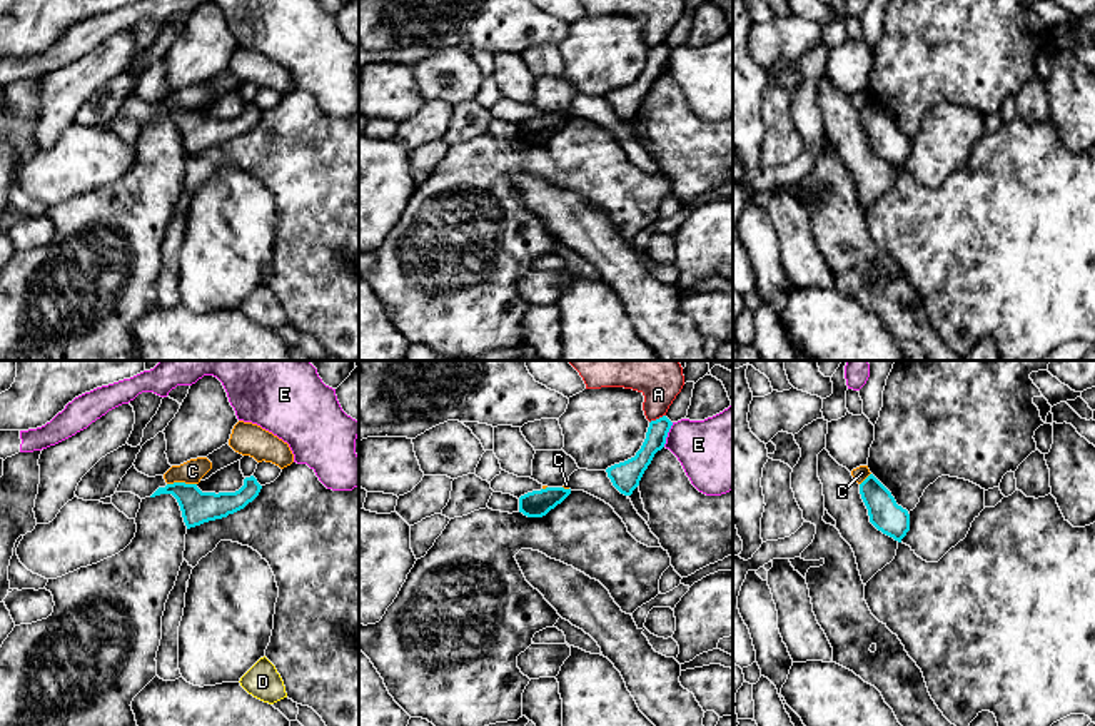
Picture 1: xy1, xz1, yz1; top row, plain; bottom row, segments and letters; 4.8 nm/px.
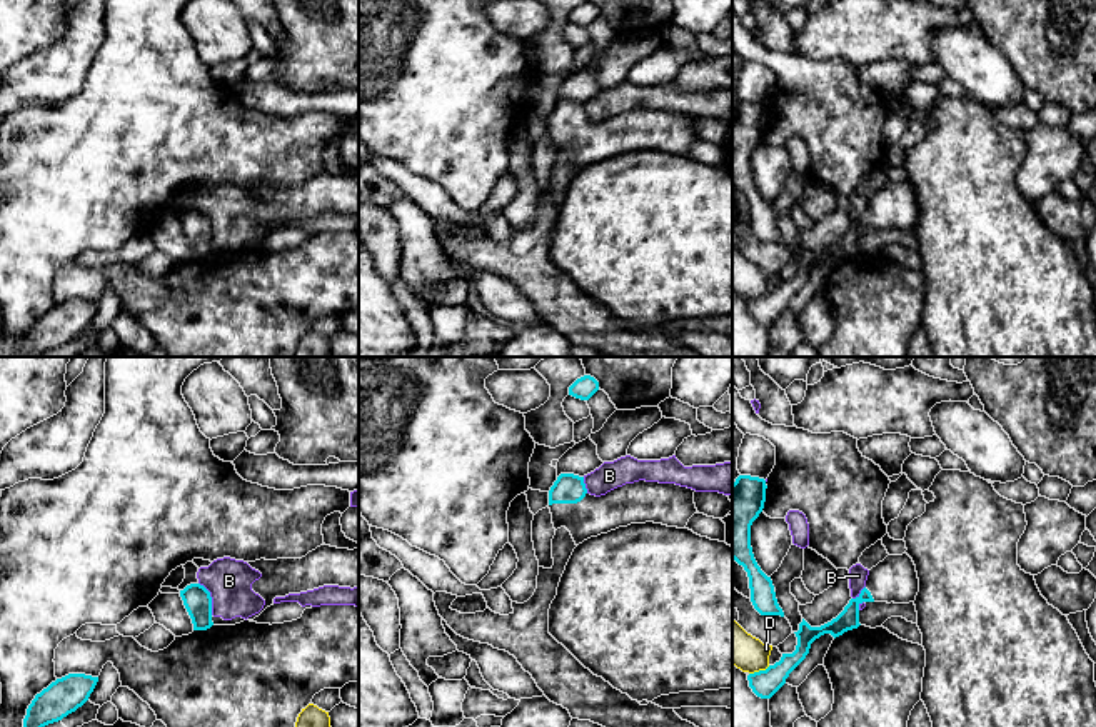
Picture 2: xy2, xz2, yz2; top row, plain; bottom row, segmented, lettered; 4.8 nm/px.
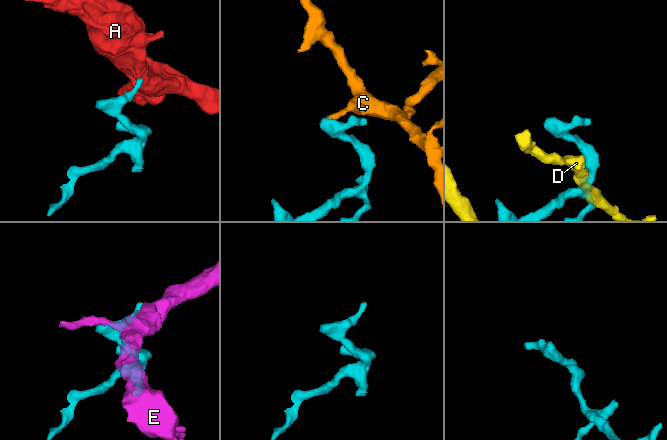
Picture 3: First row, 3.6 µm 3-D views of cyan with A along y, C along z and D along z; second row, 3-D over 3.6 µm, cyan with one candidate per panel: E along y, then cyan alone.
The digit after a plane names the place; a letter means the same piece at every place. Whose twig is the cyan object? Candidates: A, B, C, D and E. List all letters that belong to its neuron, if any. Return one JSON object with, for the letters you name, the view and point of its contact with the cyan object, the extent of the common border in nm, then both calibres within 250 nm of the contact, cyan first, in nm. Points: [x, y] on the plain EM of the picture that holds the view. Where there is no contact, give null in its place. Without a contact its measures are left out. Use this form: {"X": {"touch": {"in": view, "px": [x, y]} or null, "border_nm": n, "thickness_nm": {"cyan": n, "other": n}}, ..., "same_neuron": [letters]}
{"same_neuron": []}

